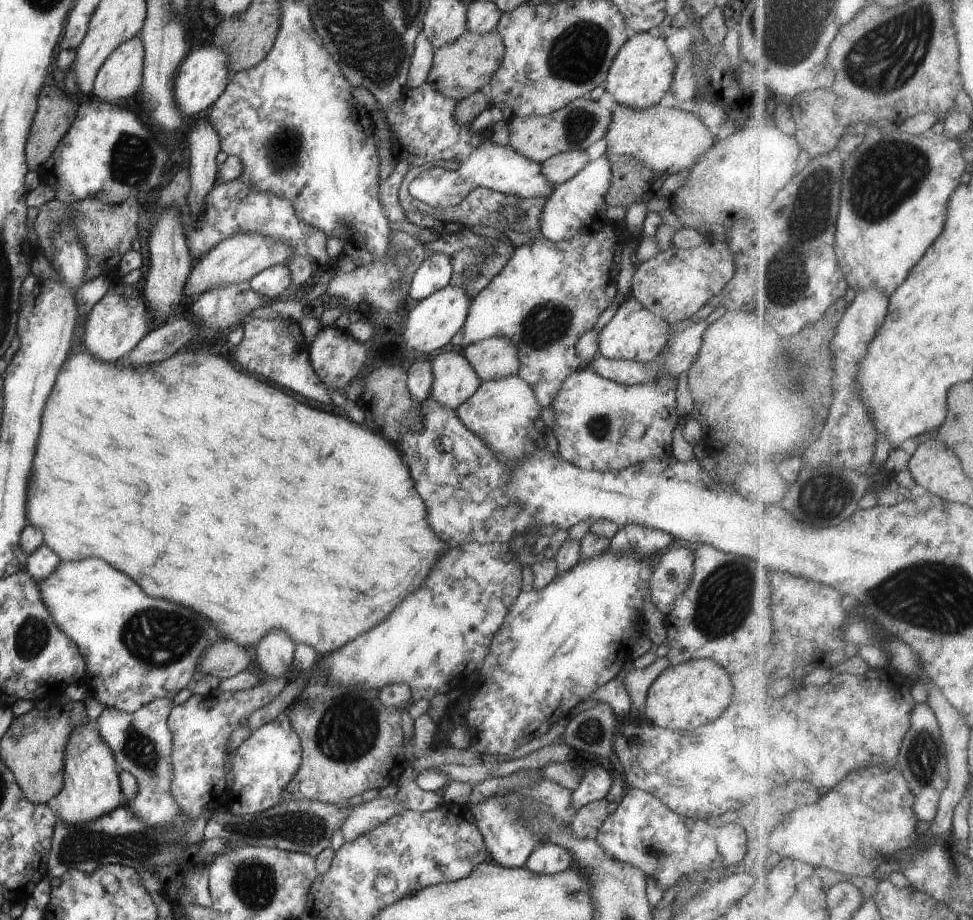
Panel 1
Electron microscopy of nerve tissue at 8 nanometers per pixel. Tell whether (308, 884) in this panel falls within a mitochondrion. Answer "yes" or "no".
no

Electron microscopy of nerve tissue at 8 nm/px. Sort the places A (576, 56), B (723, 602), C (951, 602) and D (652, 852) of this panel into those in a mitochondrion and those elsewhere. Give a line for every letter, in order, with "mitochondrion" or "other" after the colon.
A: mitochondrion
B: mitochondrion
C: mitochondrion
D: mitochondrion

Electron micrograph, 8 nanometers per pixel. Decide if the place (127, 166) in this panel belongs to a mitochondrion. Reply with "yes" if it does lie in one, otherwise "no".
yes

